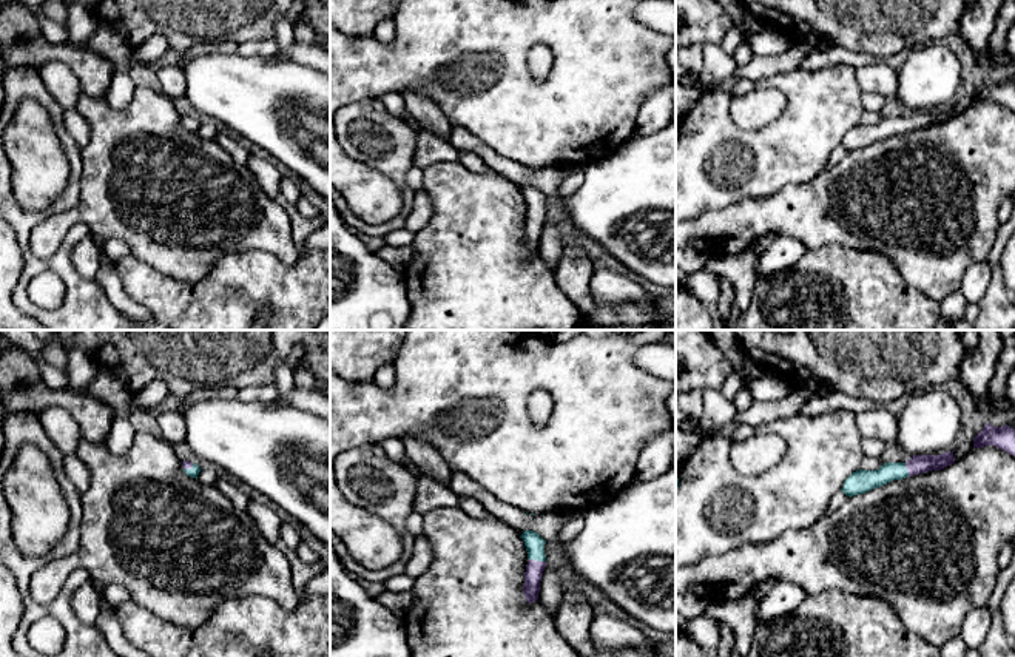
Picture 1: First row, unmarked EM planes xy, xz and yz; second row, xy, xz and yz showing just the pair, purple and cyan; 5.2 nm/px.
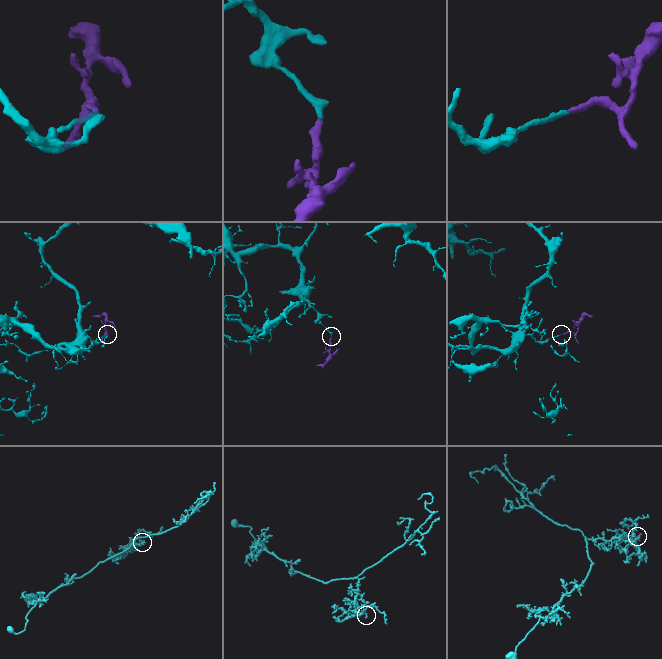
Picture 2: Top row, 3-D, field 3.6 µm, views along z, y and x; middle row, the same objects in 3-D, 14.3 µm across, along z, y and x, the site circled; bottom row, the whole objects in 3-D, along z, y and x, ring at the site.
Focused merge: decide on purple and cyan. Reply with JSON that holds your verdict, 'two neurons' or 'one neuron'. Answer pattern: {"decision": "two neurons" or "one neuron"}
{"decision": "one neuron"}

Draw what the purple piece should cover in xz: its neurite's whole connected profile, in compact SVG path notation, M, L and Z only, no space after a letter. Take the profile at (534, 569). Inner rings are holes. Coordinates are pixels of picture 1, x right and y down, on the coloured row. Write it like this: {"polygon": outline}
{"polygon": "M524 531L521 538L524 541L529 558L524 572L523 594L528 603L534 603L538 598L541 574L546 566L546 541L534 531Z"}

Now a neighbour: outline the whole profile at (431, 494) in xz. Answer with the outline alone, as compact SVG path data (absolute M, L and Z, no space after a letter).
M416 469L416 497L413 510L424 515L437 507L460 507L460 495L449 484L441 483L429 473Z

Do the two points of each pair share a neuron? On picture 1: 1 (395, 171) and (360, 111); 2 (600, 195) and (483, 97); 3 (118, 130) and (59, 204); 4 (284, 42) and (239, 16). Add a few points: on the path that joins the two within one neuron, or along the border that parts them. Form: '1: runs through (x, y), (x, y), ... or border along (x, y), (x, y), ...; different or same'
1: runs through (392, 156), (364, 127); same
2: border along (617, 147), (585, 164); different
3: border along (82, 148), (80, 196), (68, 210); different
4: border along (286, 16), (275, 25), (272, 37); different

